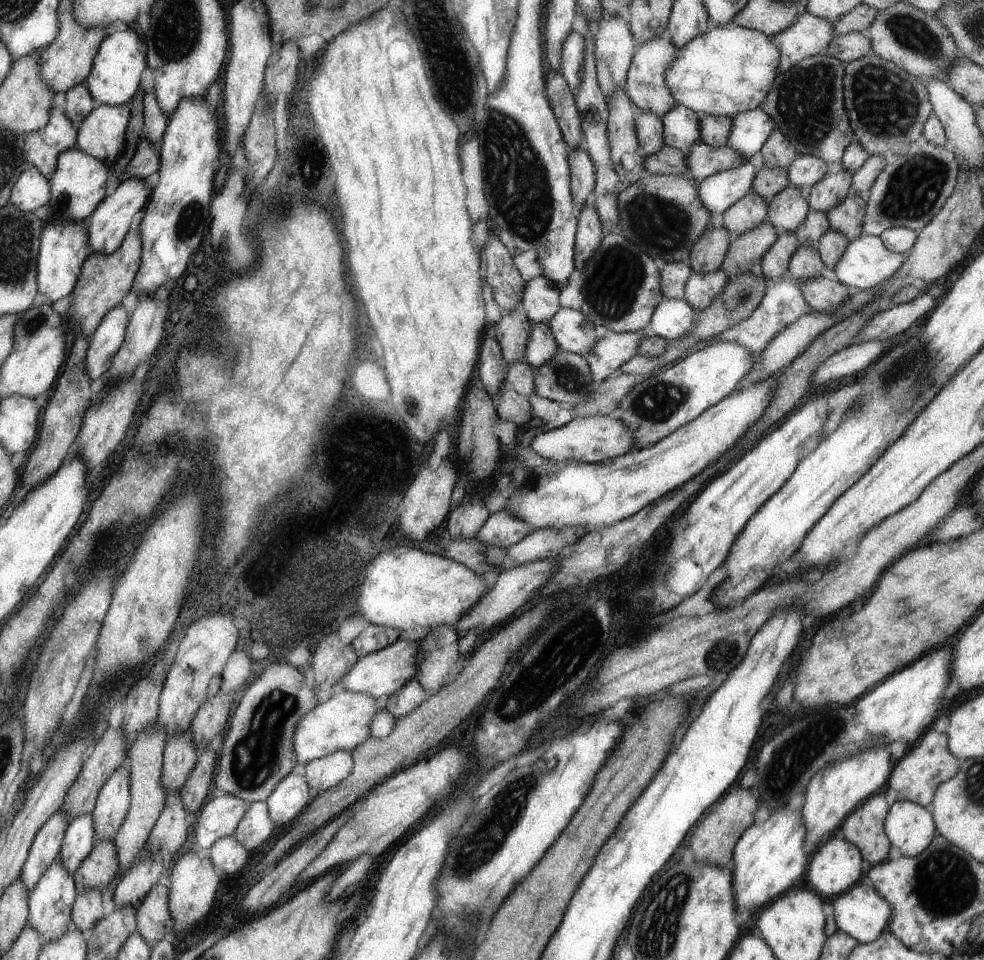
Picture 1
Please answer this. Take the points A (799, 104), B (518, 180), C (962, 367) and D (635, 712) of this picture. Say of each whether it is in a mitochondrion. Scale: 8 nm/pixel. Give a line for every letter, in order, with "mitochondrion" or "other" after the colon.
A: mitochondrion
B: mitochondrion
C: other
D: other

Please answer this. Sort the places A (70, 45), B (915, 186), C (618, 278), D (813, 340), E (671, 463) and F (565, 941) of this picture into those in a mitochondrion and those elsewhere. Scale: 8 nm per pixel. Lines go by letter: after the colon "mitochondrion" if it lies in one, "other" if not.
A: other
B: mitochondrion
C: mitochondrion
D: other
E: other
F: other

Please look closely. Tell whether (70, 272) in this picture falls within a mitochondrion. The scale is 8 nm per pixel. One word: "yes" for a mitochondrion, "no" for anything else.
no

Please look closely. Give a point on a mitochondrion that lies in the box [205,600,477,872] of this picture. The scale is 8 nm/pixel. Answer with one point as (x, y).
(258, 756)

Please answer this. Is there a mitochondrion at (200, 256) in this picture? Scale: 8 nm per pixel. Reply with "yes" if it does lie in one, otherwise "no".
yes

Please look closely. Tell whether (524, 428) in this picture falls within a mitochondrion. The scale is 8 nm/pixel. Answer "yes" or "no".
no

